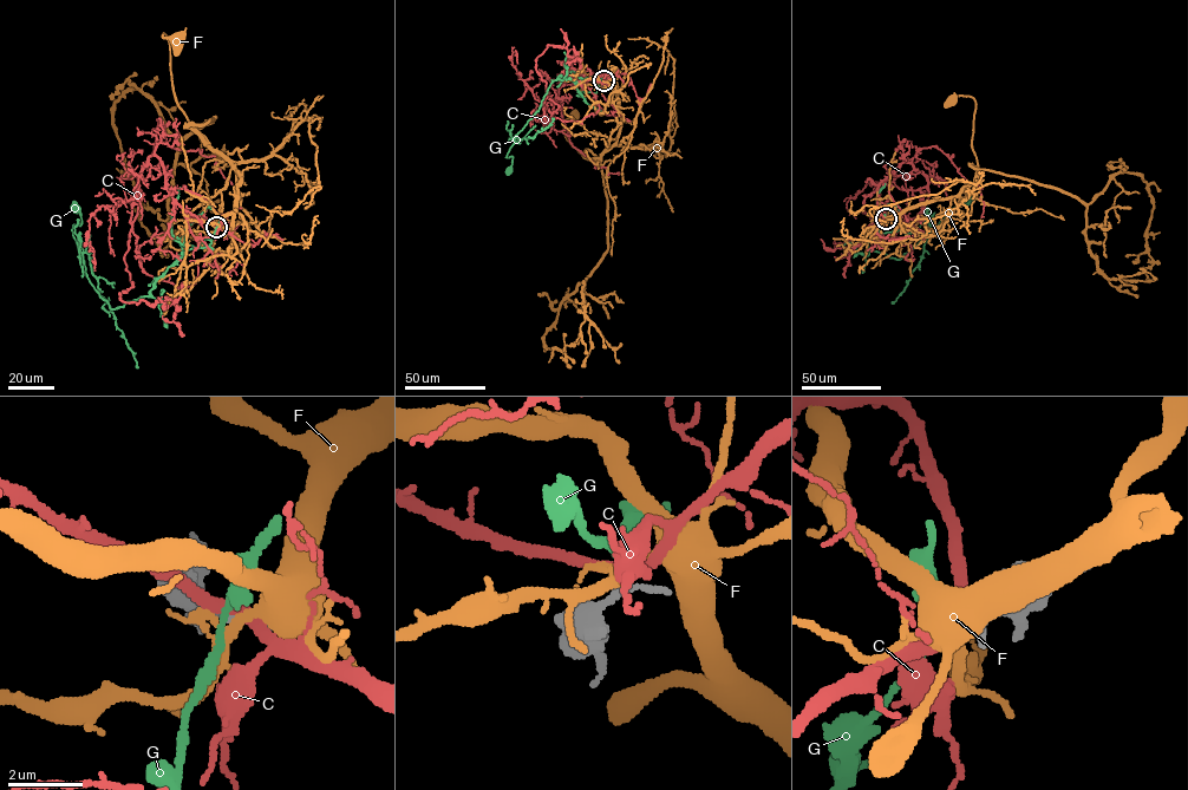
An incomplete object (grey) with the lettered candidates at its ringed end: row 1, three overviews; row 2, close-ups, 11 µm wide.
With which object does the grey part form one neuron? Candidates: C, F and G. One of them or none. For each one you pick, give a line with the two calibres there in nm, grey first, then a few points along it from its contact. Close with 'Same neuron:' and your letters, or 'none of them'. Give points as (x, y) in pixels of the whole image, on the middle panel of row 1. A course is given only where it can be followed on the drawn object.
Same neuron: none of them

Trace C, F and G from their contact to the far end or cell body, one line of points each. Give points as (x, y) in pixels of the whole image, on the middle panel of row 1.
C: (604, 82), (588, 71), (568, 71), (547, 122), (541, 105), (546, 83), (536, 58), (553, 45), (580, 61)
F: (604, 82), (617, 95), (621, 115), (617, 142), (599, 158), (586, 158), (563, 134), (563, 122), (574, 117)
G: (604, 80), (553, 80), (513, 138), (507, 157), (513, 157), (510, 171)

